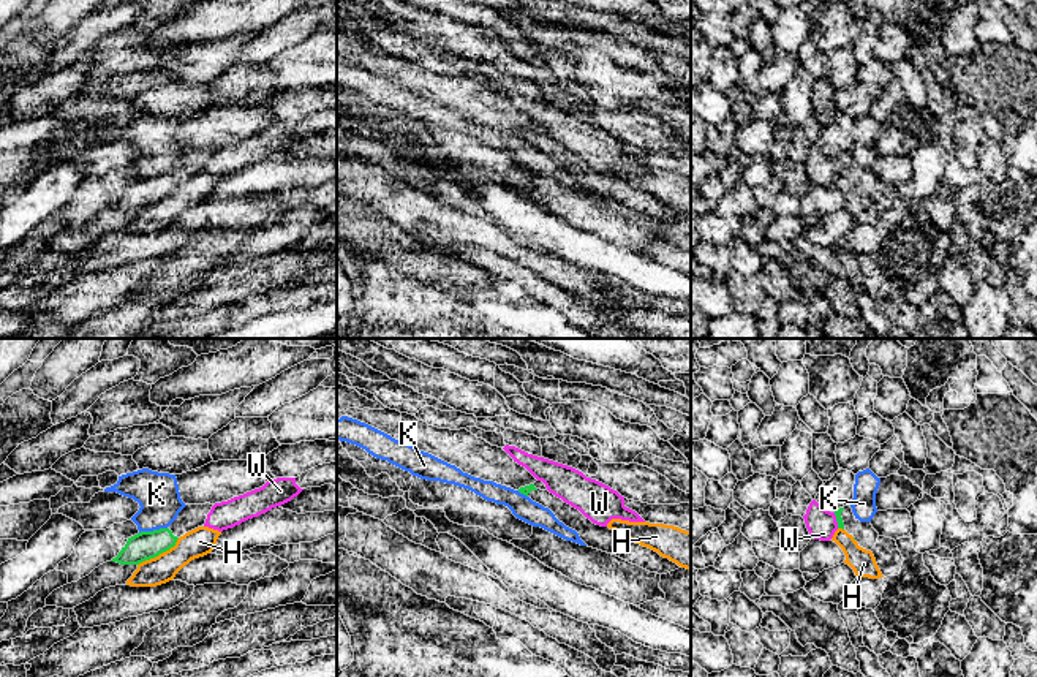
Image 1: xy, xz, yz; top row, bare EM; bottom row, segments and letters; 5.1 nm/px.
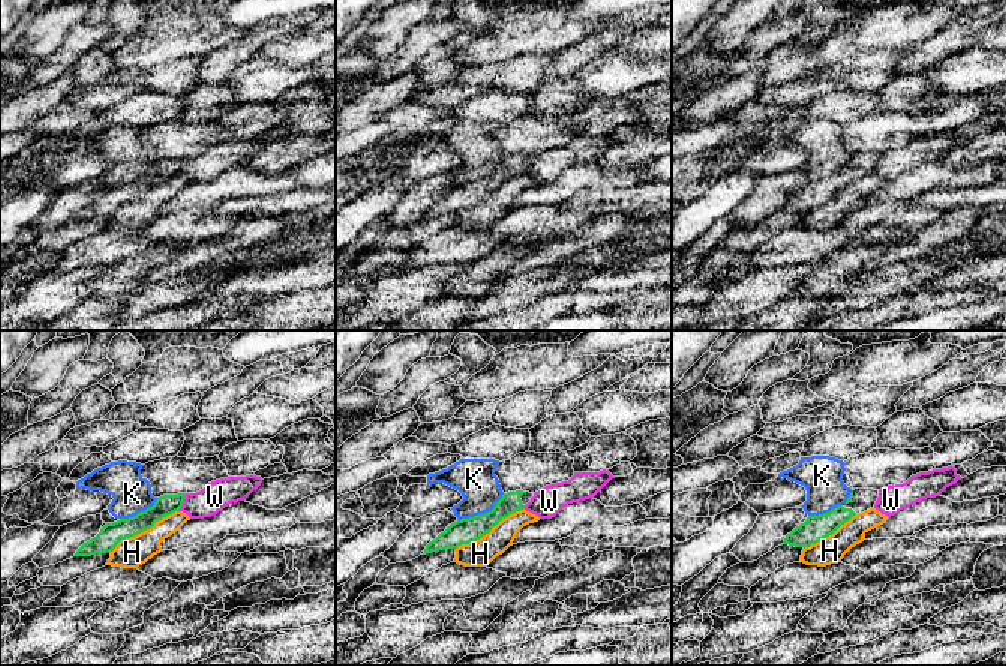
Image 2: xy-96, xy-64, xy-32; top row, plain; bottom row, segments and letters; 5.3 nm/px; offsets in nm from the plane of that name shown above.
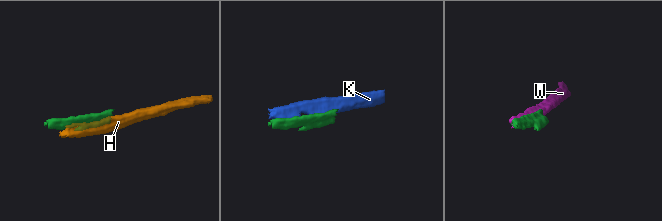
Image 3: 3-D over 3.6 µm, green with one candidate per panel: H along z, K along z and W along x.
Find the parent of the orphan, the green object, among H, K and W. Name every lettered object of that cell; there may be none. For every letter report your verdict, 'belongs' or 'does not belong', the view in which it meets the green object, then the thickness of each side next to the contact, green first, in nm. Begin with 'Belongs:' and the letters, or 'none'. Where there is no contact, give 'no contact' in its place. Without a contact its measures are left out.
Belongs: none
H: does not belong; meets green in xy; 140 nm thick on the green side, 140 nm on the other
K: does not belong; meets green in xy; 140 nm thick on the green side, 220 nm on the other
W: does not belong; meets green in yz; 30 nm thick on the green side, 150 nm on the other

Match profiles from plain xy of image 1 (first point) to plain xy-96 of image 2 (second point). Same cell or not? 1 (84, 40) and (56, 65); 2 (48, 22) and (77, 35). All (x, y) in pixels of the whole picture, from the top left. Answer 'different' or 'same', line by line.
1: same
2: different

